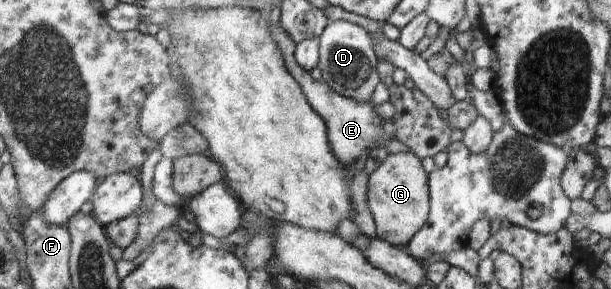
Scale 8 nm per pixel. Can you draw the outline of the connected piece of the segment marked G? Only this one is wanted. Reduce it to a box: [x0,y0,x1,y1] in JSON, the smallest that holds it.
[367,152,430,246]

